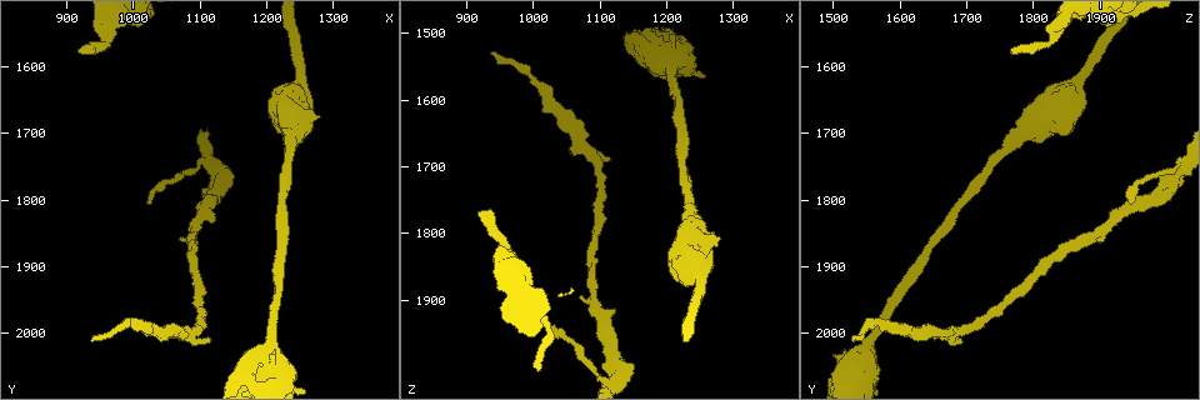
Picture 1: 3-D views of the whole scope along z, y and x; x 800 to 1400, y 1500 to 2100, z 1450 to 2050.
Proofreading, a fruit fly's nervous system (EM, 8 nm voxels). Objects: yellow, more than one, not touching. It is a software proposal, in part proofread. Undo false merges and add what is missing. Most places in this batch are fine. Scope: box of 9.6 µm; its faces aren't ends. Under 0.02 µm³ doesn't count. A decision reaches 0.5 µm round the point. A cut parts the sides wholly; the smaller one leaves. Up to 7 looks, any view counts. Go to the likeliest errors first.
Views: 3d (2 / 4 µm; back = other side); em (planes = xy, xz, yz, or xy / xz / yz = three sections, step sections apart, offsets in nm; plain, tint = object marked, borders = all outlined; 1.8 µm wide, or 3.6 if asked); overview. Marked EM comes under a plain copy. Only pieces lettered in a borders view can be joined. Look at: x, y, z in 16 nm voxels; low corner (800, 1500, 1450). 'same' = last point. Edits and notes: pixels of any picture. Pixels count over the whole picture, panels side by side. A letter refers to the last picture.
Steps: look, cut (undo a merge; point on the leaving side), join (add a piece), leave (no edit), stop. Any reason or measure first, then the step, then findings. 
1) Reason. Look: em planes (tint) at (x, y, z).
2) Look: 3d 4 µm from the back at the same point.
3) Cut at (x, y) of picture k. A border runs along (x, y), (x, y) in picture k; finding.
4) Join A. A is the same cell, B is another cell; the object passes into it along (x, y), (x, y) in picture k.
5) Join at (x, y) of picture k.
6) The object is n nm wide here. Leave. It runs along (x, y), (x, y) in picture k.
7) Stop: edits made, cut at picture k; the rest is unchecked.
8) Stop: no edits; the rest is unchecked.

End of a long branch. Look: em xy step 4 (borders) at (925, 1575, 1765).

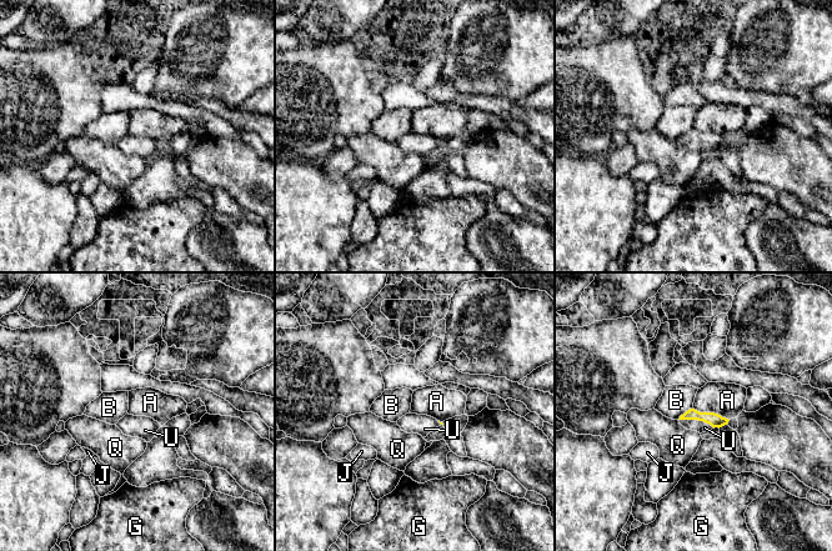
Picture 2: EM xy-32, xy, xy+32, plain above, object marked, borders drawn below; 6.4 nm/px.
Join U. U is the same cell, A, B, G, J and Q are other cells; the object passes into it along (715, 420), (696, 419), (695, 425) in picture 2; the cell continues.

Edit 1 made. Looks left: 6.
Long arm stops here. Look: em planes (borders) at (945, 2005, 1530).

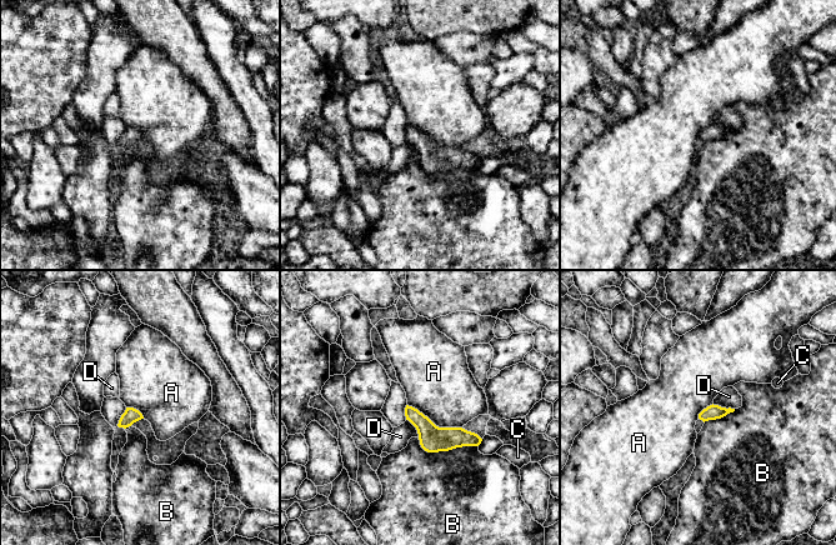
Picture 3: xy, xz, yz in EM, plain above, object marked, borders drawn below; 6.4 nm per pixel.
The object is 100 nm wide here; the longest contact is with B, 400 nm. Leave. A, B, C and D are other cells; none of them fits.

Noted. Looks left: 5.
Look: overview.

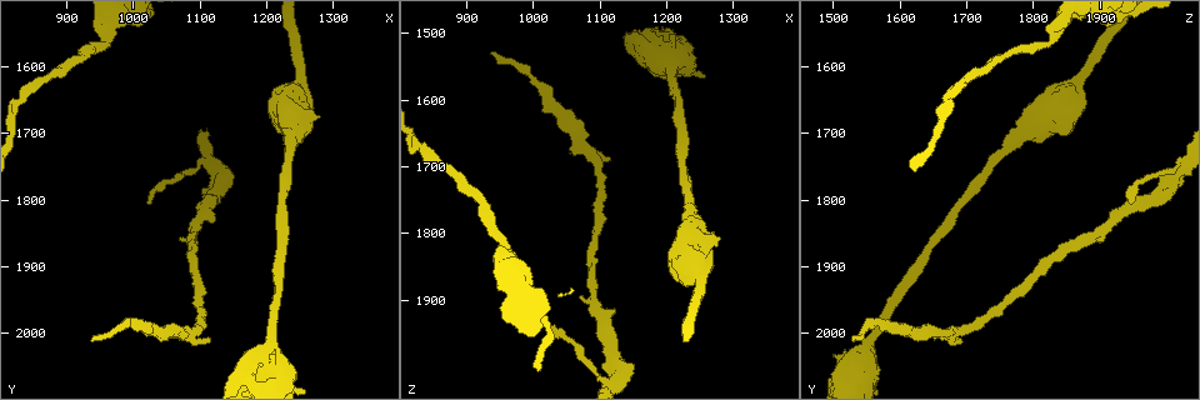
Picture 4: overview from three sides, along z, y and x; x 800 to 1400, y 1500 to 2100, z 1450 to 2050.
Look: em xy step 16 (tint) at (1025, 1805, 1945).

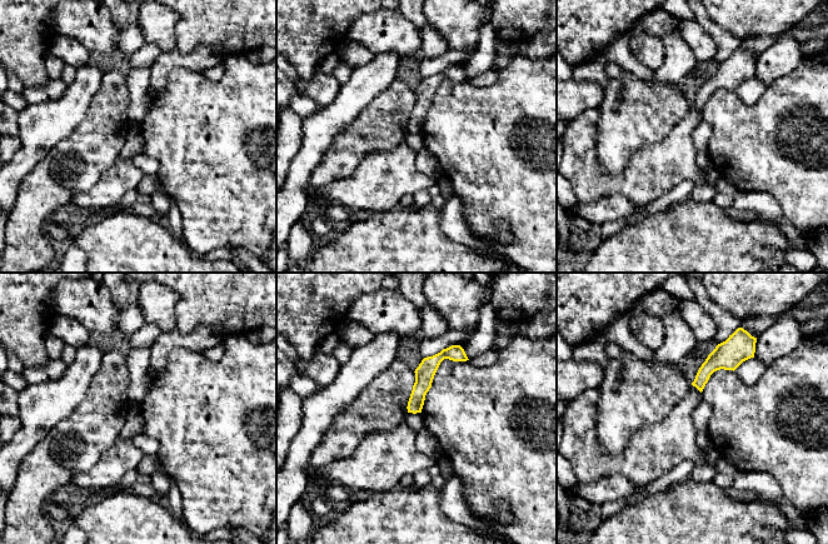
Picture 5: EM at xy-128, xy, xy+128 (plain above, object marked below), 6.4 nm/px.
See the neighbours. Look: em xy step 16 (borders) at the same point.

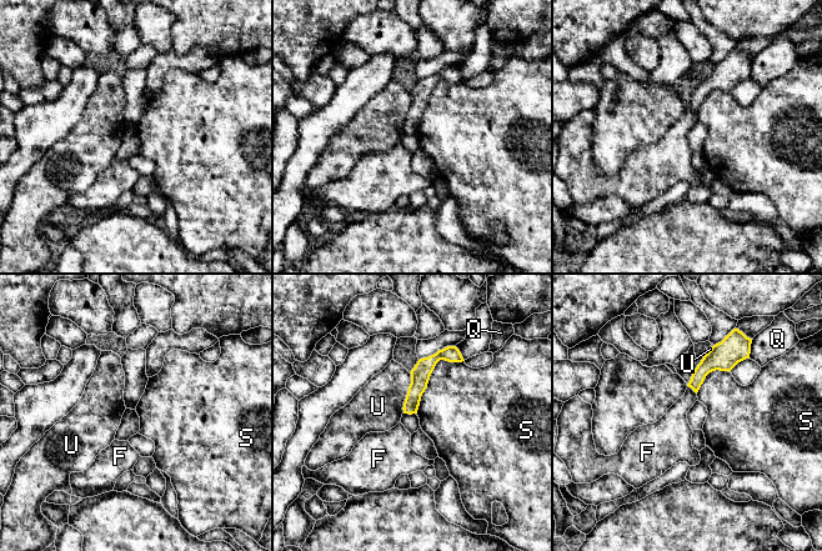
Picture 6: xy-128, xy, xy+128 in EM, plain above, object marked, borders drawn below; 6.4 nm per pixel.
The object is 100 nm wide here. Leave. F, Q, S and U are other cells; none of them fits.

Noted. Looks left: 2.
Stop: edits made, join at picture 2; the rest is unchecked.

